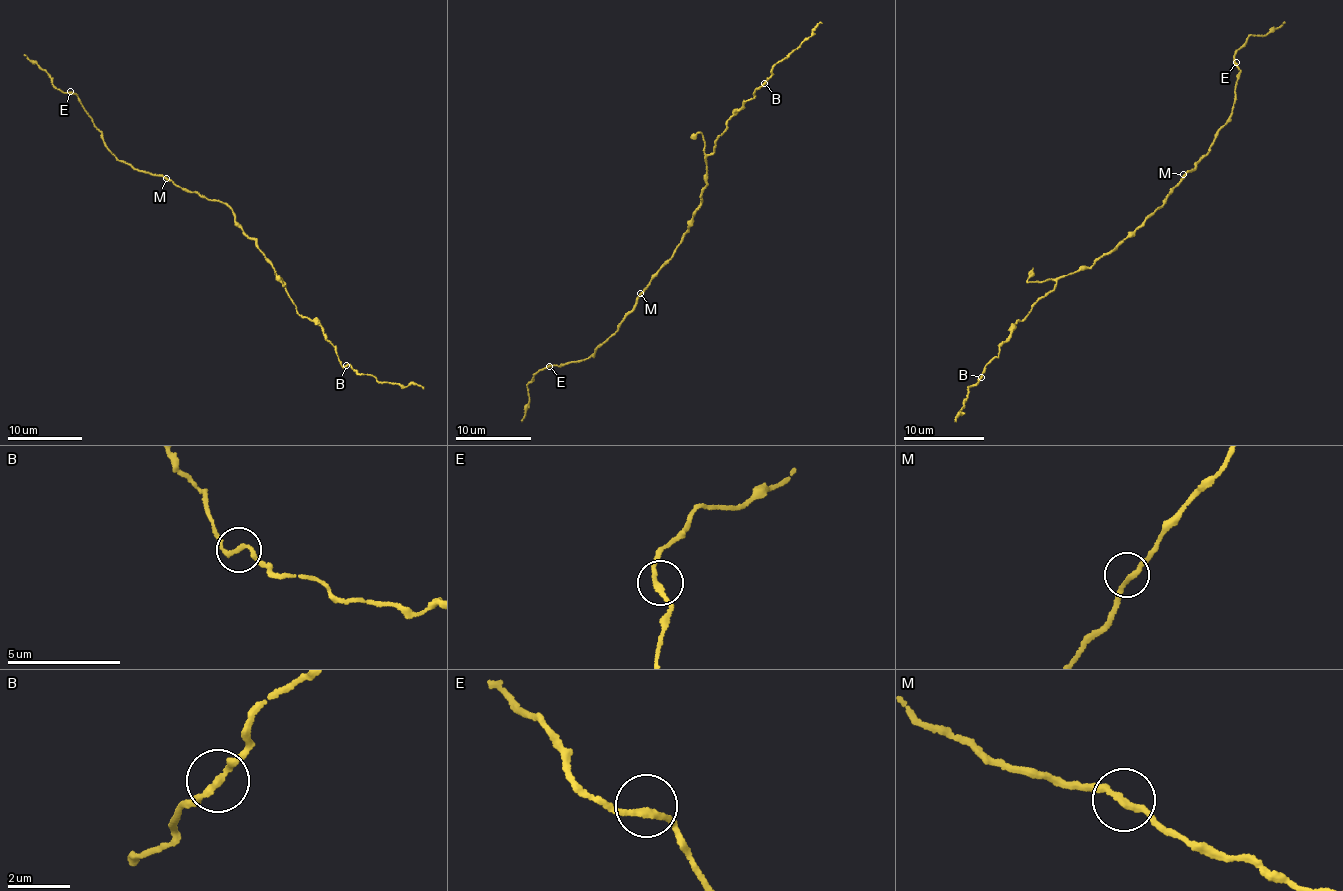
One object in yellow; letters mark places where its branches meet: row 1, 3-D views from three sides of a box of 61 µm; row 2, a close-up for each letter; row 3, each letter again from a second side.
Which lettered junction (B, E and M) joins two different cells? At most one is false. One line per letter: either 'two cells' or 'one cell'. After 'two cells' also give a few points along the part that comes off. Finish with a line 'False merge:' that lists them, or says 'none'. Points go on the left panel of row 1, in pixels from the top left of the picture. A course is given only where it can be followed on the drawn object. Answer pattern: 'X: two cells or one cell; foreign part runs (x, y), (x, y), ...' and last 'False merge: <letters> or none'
B: one cell
E: one cell
M: one cell
False merge: none

